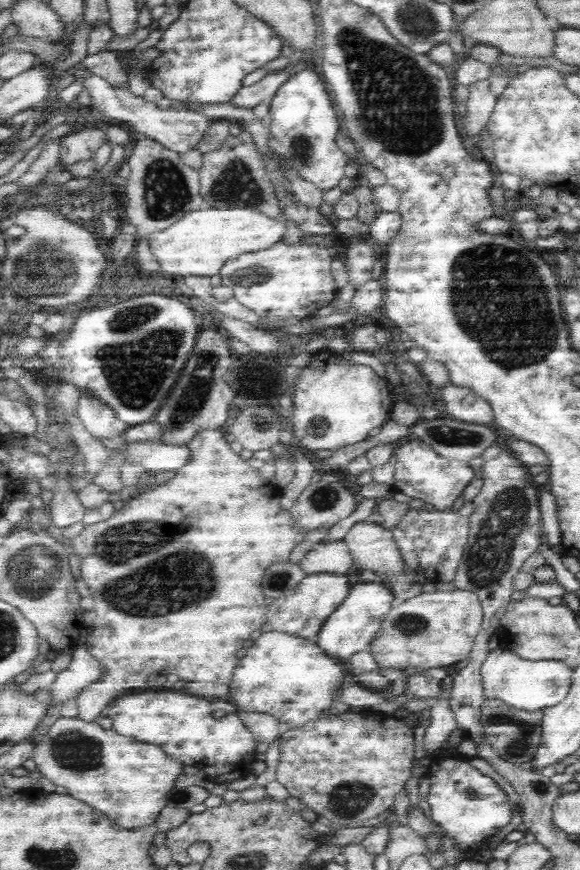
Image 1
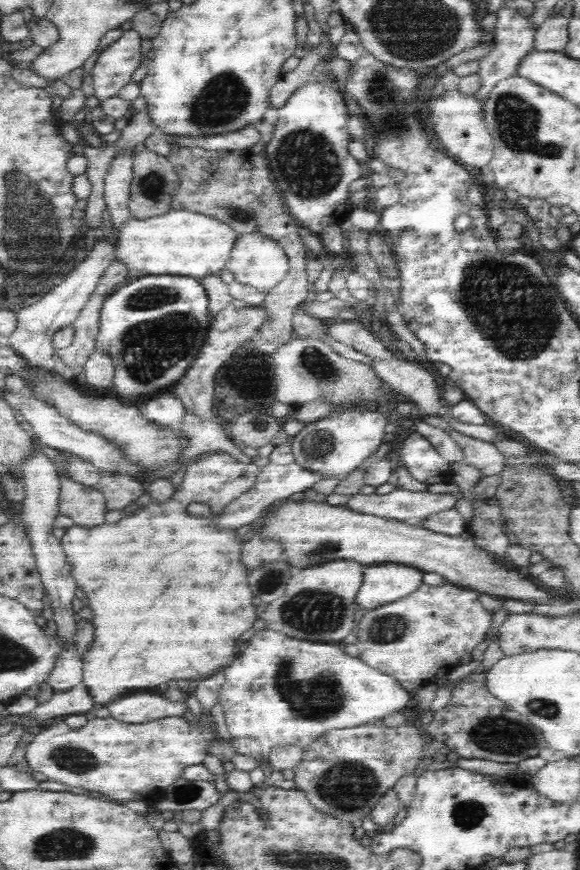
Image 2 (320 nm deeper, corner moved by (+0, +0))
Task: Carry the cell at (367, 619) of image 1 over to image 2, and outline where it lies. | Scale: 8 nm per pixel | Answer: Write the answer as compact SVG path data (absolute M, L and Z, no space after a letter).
M402 564L364 566L363 581L355 598L357 610L373 611L414 592L422 583L423 573Z

